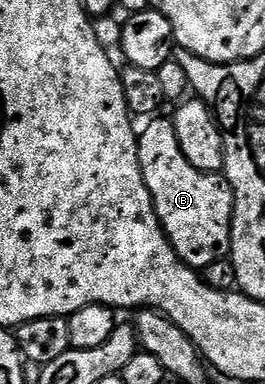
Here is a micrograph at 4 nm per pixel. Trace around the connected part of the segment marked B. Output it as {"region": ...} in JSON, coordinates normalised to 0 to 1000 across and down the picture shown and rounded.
{"region":[[[574,305],[525,344],[521,419],[536,440],[536,461],[551,471],[551,492],[566,492],[566,513],[581,544],[596,555],[604,581],[634,612],[634,628],[664,651],[668,669],[706,695],[766,701],[808,680],[849,672],[875,648],[875,557],[883,523],[875,484],[842,453],[796,445],[751,445],[702,419],[687,388],[672,378],[672,346],[657,336],[645,307]]]}

